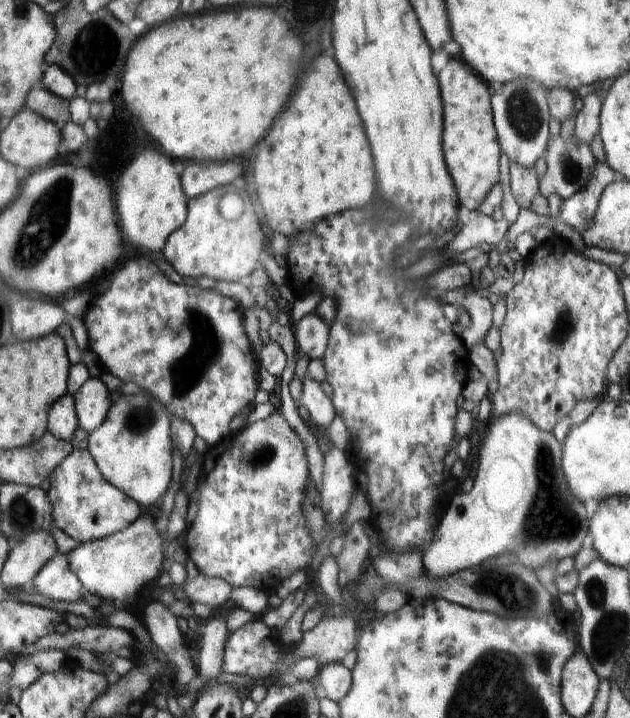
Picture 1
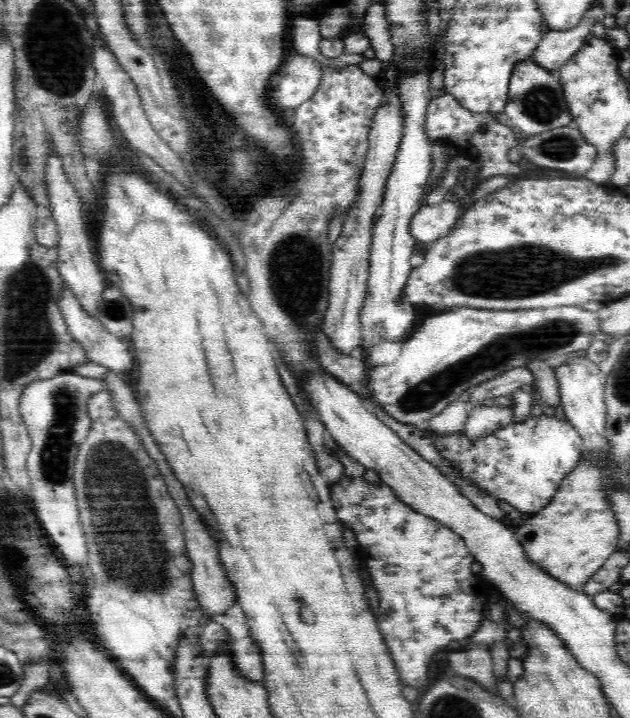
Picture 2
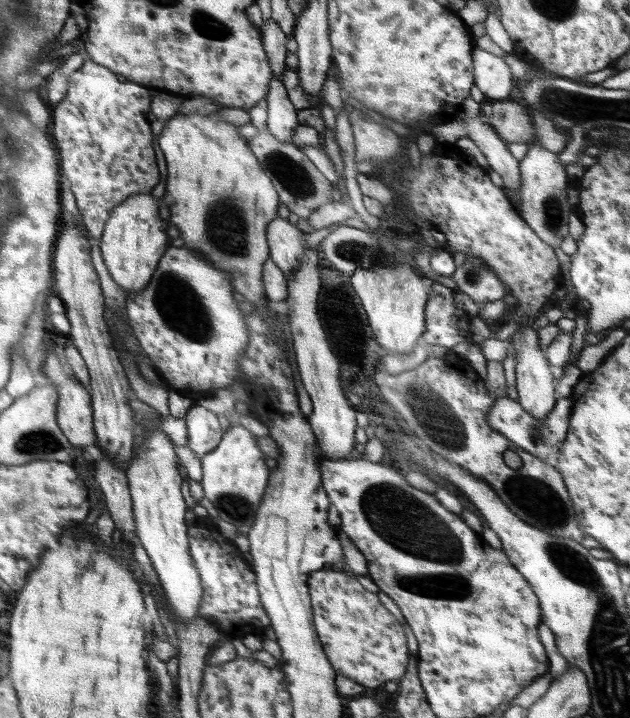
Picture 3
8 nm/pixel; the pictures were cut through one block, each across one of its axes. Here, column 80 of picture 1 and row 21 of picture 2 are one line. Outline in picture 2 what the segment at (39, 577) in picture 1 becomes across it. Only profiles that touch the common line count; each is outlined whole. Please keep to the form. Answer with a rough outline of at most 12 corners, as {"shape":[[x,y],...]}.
{"shape":[[589,5],[574,28],[549,30],[535,63],[557,73],[608,15]]}

